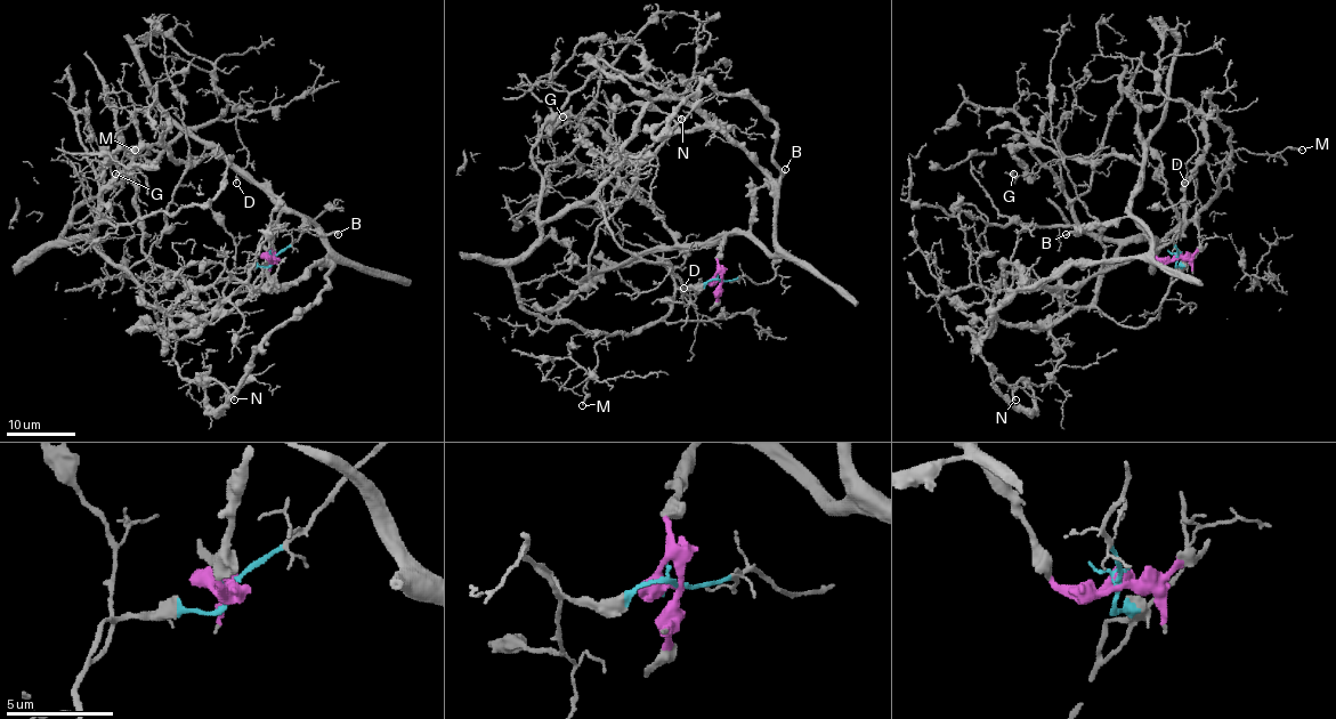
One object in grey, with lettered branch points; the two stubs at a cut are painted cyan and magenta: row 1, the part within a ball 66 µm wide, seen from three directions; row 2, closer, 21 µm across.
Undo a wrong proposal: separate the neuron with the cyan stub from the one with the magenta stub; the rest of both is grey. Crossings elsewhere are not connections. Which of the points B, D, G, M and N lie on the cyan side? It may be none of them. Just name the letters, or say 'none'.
D, G, M

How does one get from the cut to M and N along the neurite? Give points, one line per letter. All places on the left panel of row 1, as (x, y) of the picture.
M: (270, 257), (237, 269), (221, 303), (163, 326), (137, 283), (63, 233), (160, 153), (135, 150)
N: (270, 257), (273, 224), (300, 212), (333, 264), (221, 405), (204, 389), (215, 380), (234, 400)

